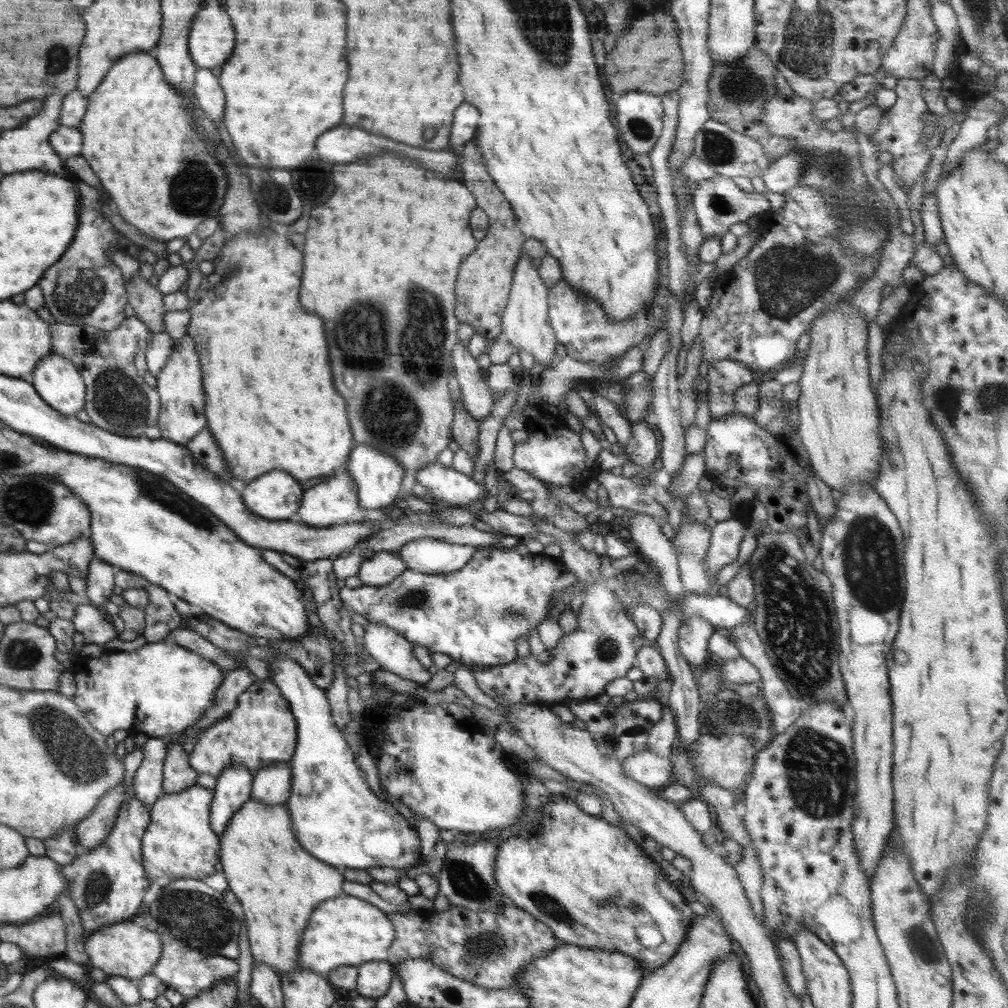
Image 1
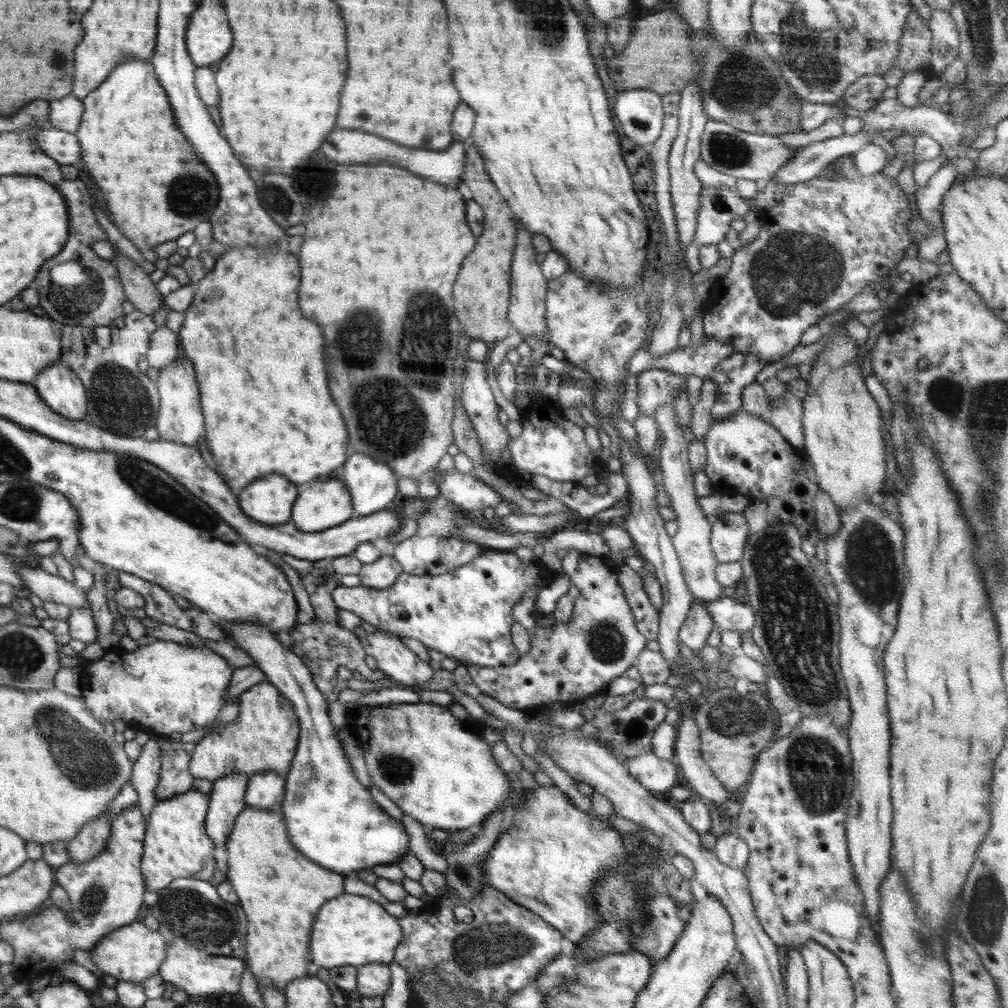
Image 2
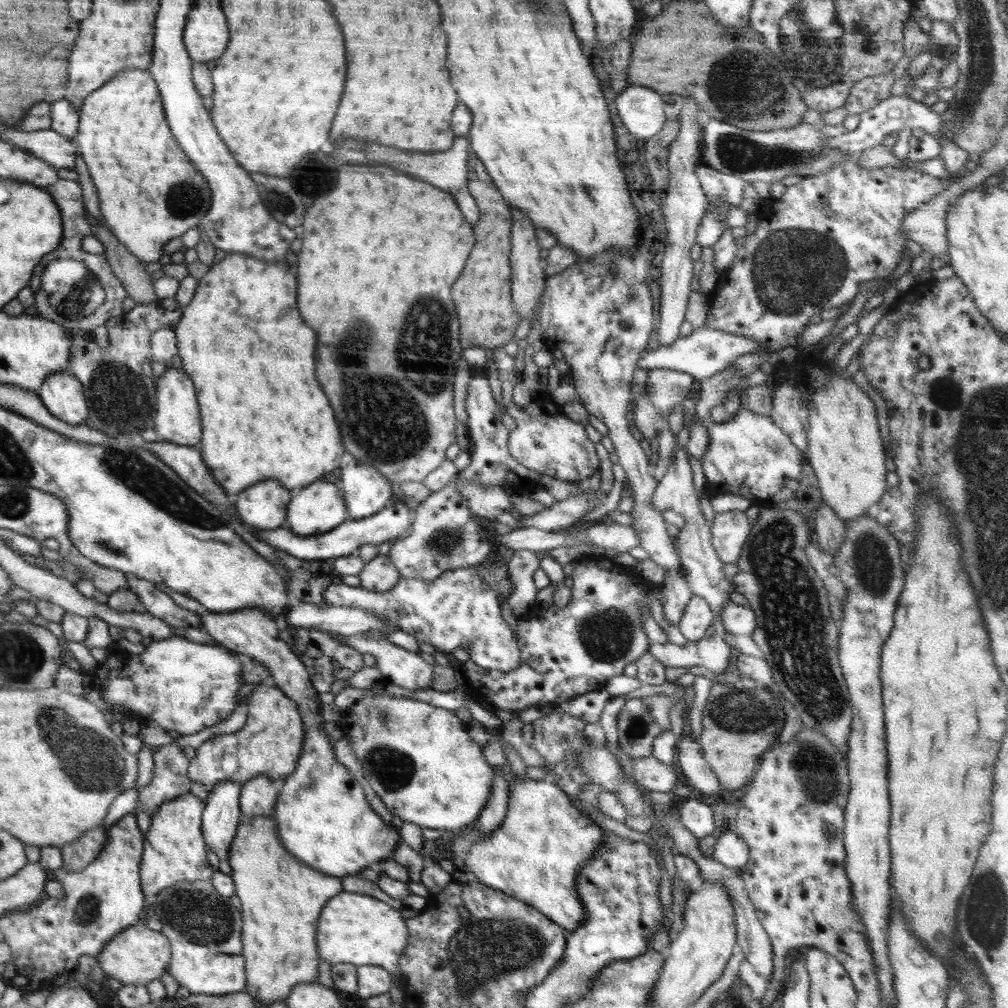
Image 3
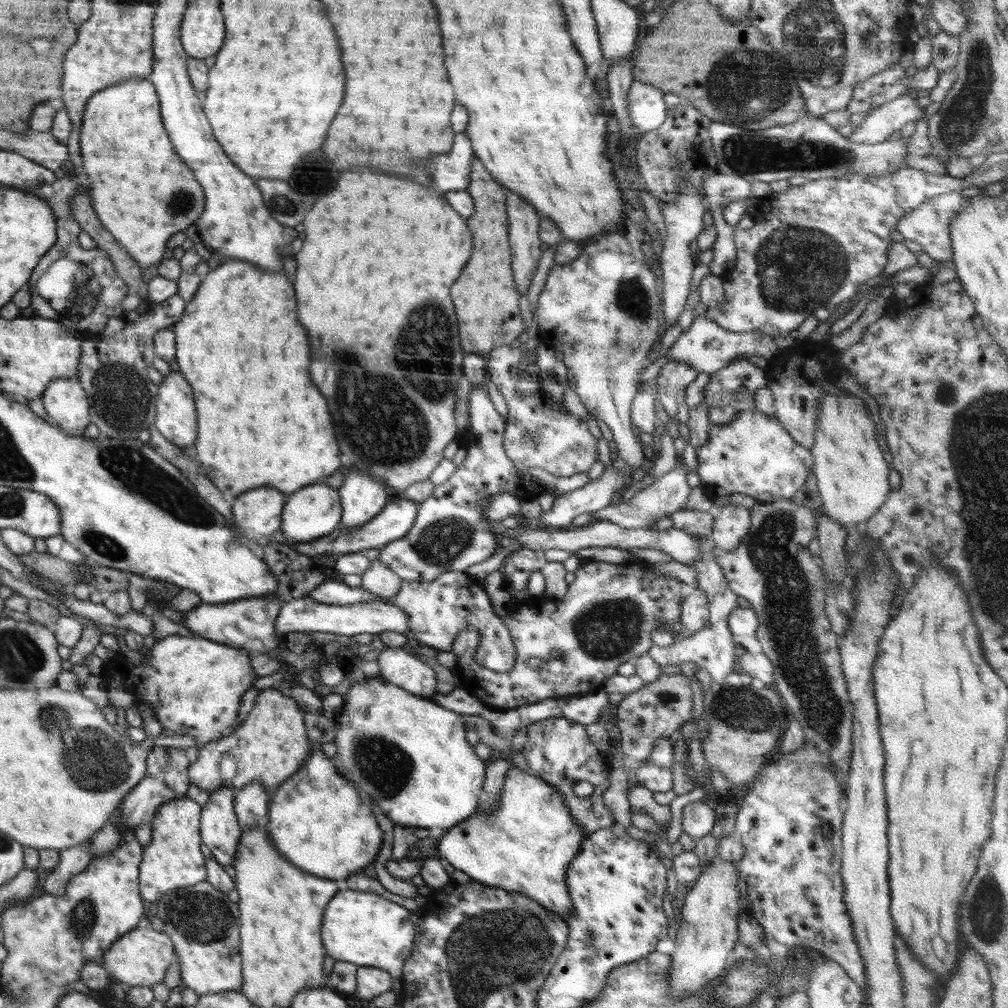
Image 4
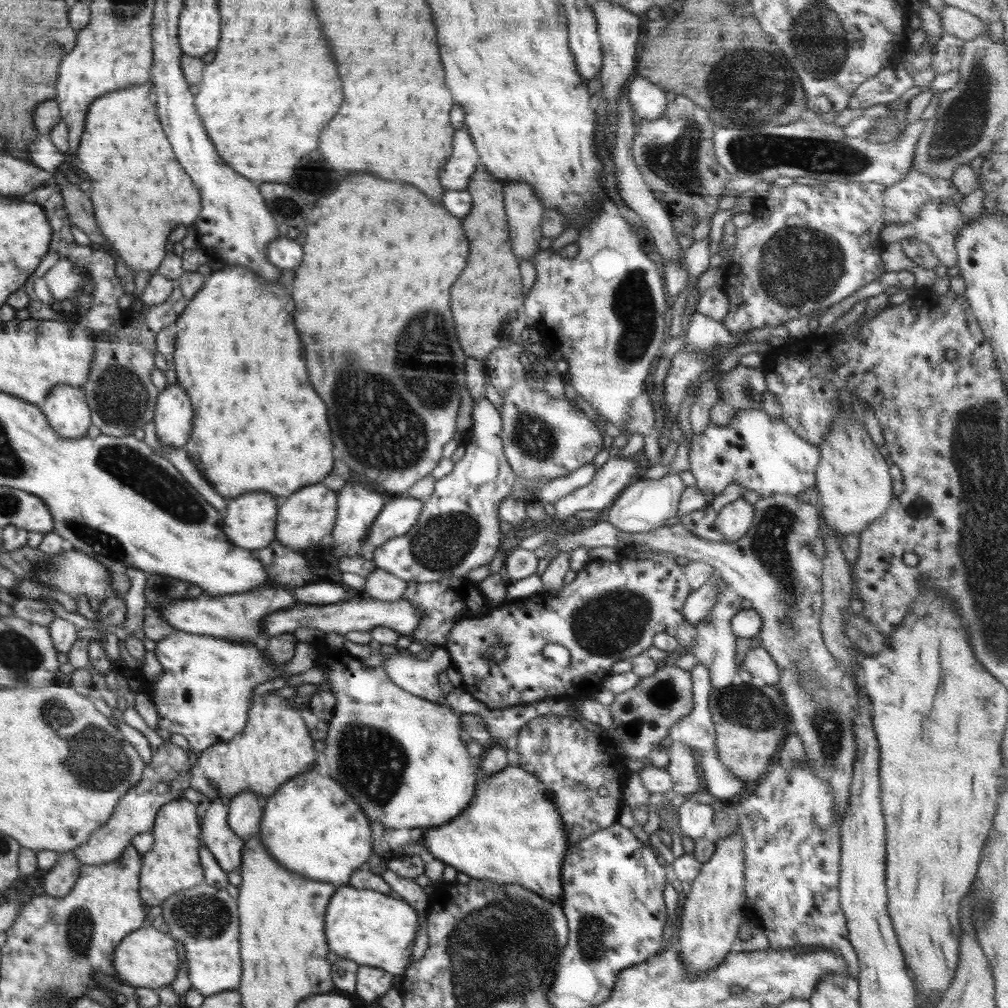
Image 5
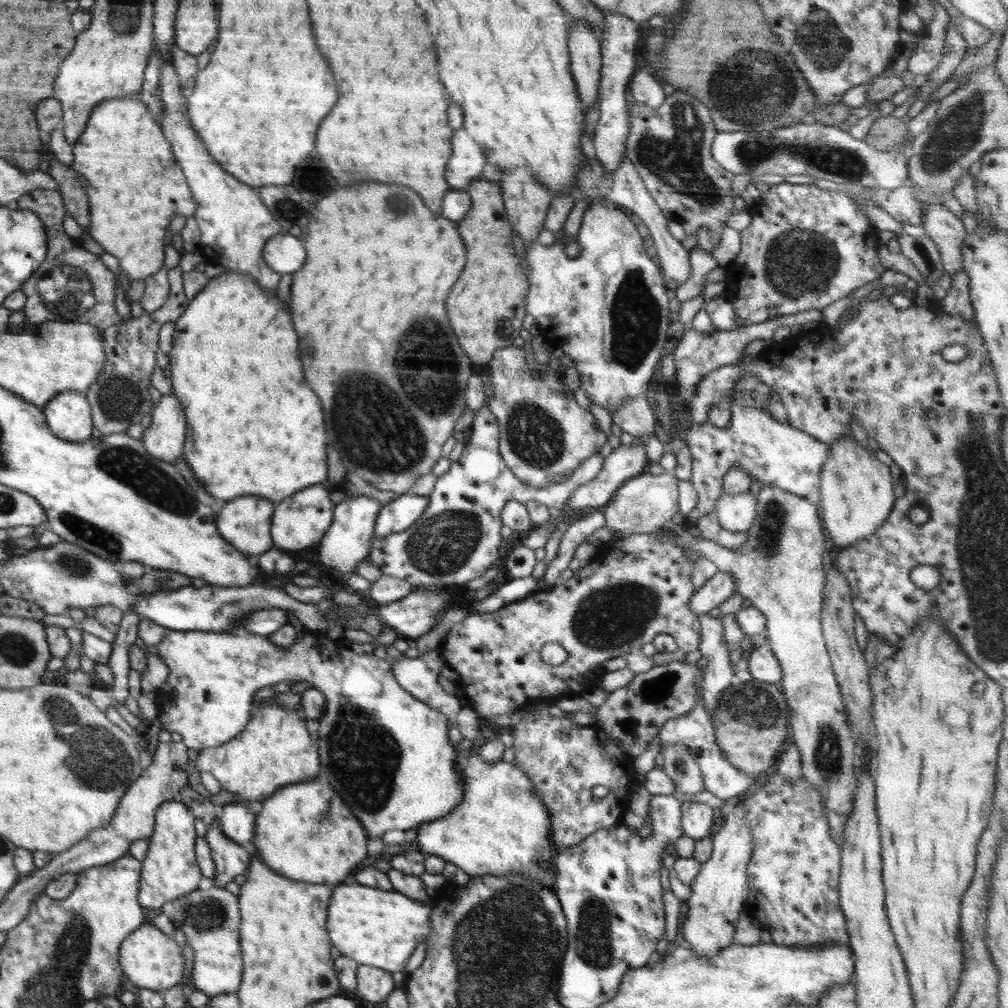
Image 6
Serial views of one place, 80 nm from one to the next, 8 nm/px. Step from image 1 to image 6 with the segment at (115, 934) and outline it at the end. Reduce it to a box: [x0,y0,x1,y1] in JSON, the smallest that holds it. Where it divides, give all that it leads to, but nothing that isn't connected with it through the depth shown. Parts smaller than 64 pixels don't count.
[118,925,184,992]

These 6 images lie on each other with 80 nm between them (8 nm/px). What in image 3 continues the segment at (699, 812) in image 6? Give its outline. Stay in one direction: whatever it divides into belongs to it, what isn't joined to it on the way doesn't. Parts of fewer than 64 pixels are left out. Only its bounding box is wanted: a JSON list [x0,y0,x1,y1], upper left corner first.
[675,798,714,838]

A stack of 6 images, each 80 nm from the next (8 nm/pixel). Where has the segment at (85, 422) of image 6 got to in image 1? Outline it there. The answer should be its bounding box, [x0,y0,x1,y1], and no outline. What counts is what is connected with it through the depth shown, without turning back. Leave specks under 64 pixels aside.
[29,352,84,415]

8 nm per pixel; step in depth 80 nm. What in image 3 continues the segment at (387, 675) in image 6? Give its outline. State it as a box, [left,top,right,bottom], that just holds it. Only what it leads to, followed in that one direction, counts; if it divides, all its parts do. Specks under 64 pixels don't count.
[93,636,494,828]

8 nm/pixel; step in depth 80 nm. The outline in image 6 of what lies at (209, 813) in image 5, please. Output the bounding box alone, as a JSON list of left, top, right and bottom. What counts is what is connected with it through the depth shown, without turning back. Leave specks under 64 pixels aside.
[204,806,250,888]

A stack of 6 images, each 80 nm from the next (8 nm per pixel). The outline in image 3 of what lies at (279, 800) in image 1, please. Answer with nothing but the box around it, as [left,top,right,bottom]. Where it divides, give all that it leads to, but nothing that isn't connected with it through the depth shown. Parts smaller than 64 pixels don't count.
[239,776,279,816]

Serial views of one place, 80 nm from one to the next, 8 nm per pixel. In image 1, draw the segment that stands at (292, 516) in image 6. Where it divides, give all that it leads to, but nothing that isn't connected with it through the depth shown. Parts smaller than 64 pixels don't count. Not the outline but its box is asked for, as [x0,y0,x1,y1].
[294,468,357,527]

